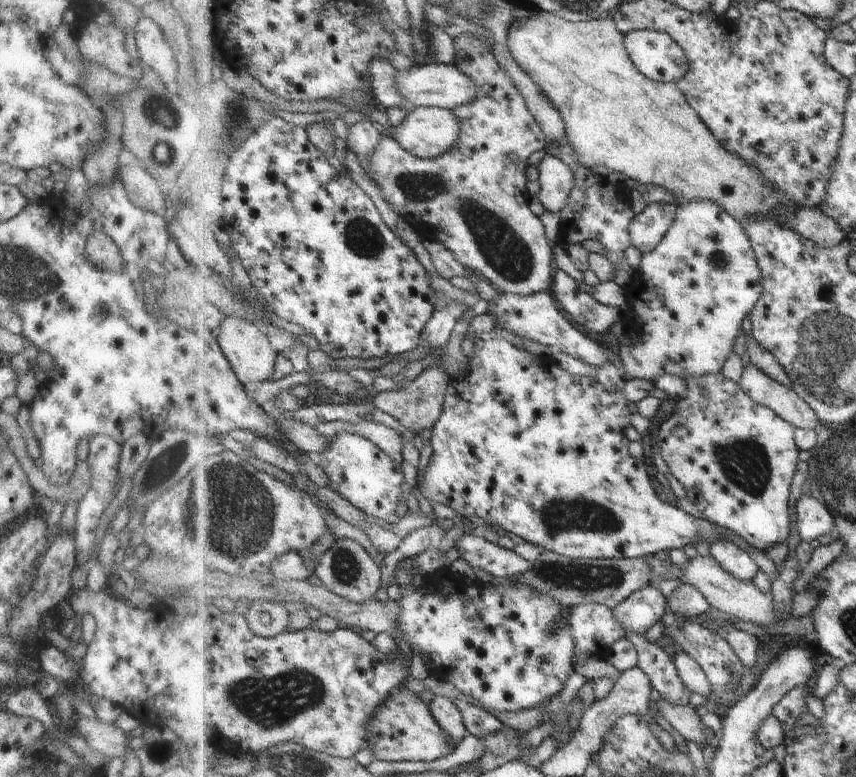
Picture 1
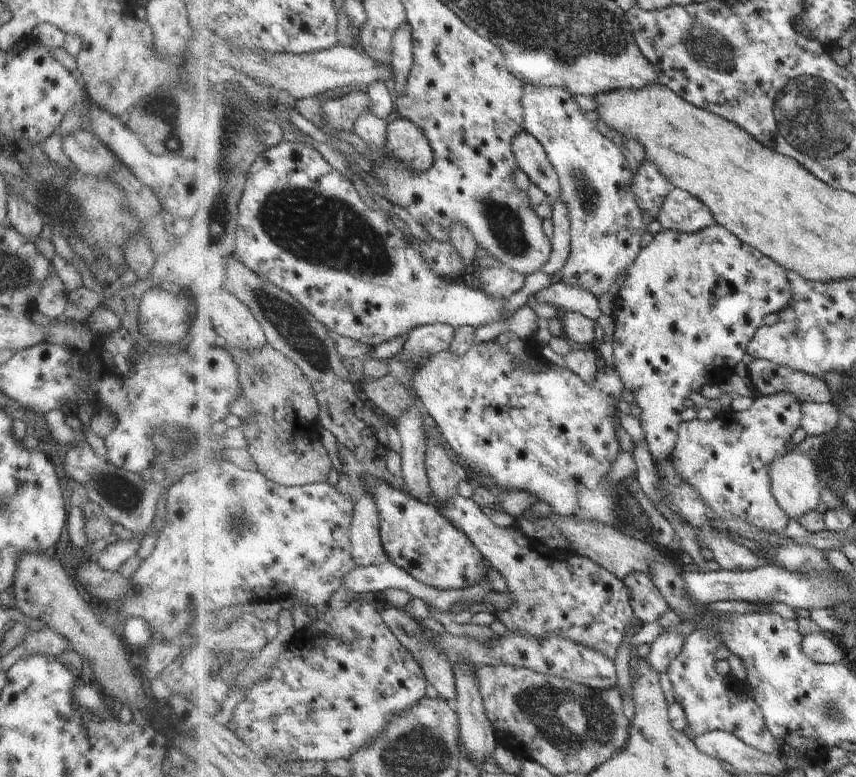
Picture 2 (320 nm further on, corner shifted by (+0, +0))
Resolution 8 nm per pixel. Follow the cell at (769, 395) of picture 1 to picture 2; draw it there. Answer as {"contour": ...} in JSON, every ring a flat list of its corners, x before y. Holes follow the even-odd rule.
{"contour":[[808,402,802,404,802,409,802,428,807,435,818,437,830,433,835,431,840,423,840,410,833,403]]}

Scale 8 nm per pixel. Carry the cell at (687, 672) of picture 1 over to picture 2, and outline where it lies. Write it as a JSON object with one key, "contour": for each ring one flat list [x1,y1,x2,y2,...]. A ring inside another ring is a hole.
{"contour":[[695,628,688,636,683,652,669,665,667,672,675,700,684,708,697,737,713,731,727,731,764,753,778,752,779,741,768,727,759,703,746,696,740,680,733,675,721,676,715,670,715,650,721,643,720,635,710,629]]}

